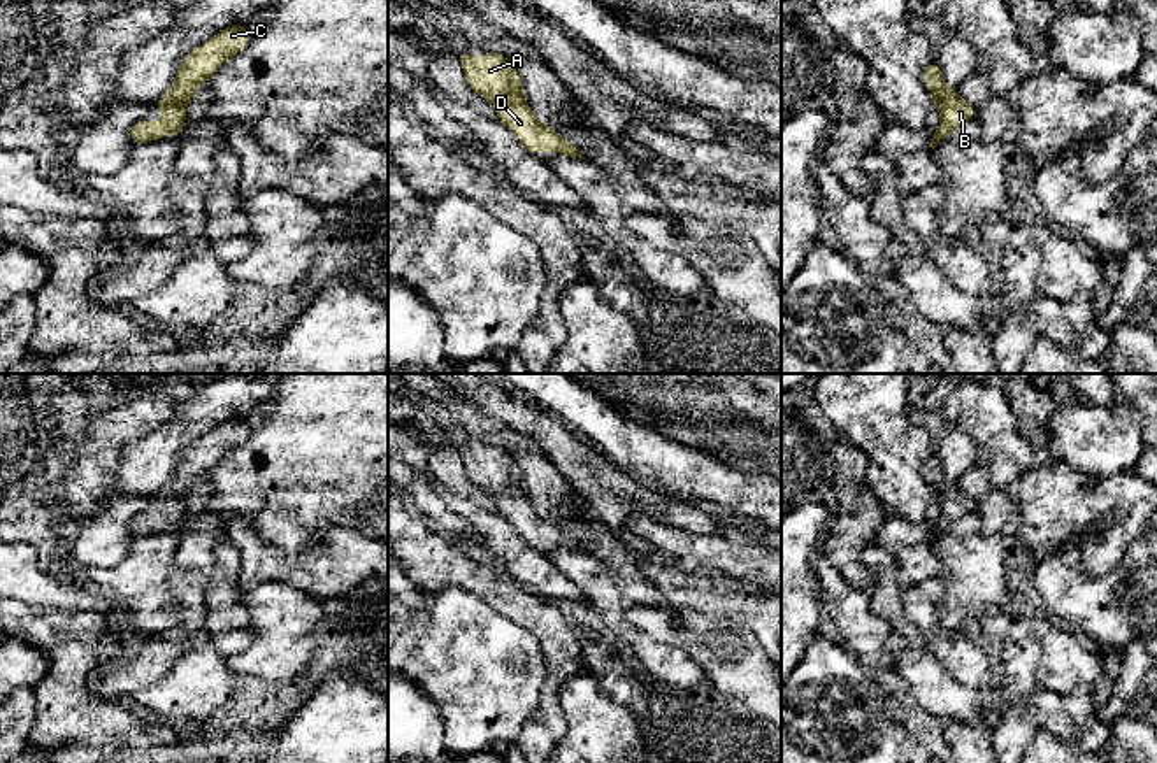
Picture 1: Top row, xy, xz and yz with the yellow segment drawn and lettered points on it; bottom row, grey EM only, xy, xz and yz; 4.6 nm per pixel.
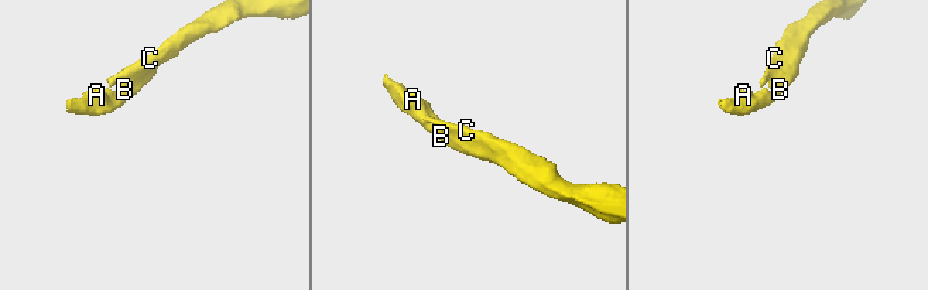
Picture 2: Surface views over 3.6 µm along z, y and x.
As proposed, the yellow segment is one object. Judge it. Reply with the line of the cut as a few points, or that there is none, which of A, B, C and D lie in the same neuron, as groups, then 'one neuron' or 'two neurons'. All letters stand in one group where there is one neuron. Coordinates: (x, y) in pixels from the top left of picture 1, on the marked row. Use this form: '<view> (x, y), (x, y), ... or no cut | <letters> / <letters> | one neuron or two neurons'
no cut | A B C D | one neuron

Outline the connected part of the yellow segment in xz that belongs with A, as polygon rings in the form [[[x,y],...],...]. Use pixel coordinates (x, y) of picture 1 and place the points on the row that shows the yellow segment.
[[[460,53],[460,65],[471,88],[488,98],[497,109],[497,119],[506,125],[534,154],[555,149],[562,156],[583,158],[579,147],[565,142],[548,125],[539,123],[527,105],[514,65],[499,53],[483,53],[479,60]]]

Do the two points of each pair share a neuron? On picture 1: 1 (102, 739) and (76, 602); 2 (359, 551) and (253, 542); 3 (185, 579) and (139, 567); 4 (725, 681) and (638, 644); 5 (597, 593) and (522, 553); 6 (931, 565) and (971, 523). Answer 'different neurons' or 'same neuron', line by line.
1: different neurons
2: same neuron
3: different neurons
4: different neurons
5: different neurons
6: different neurons

